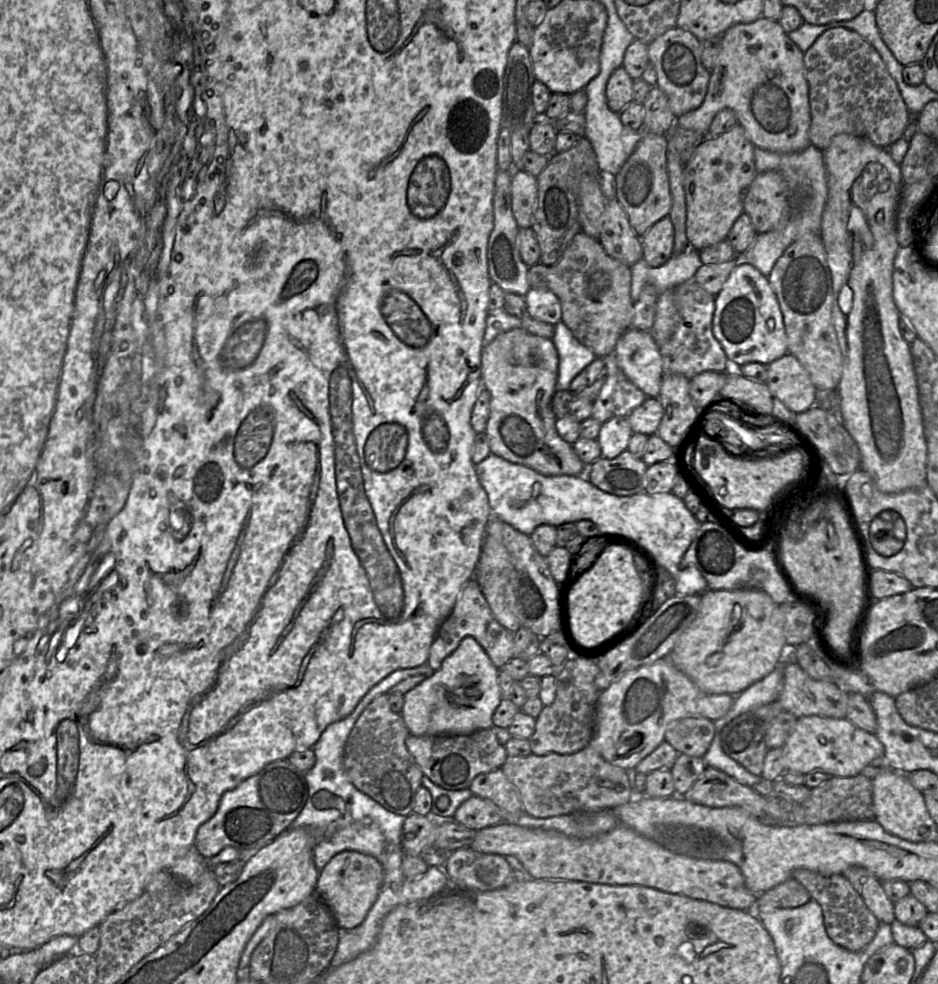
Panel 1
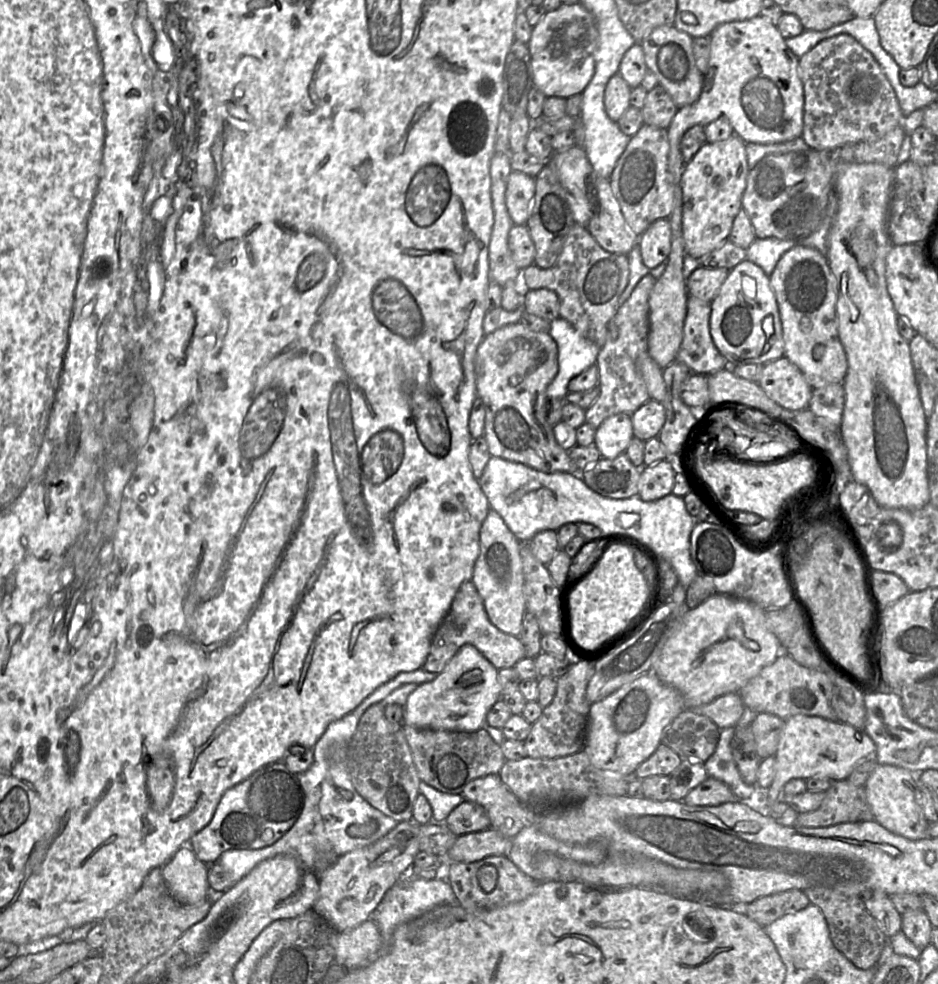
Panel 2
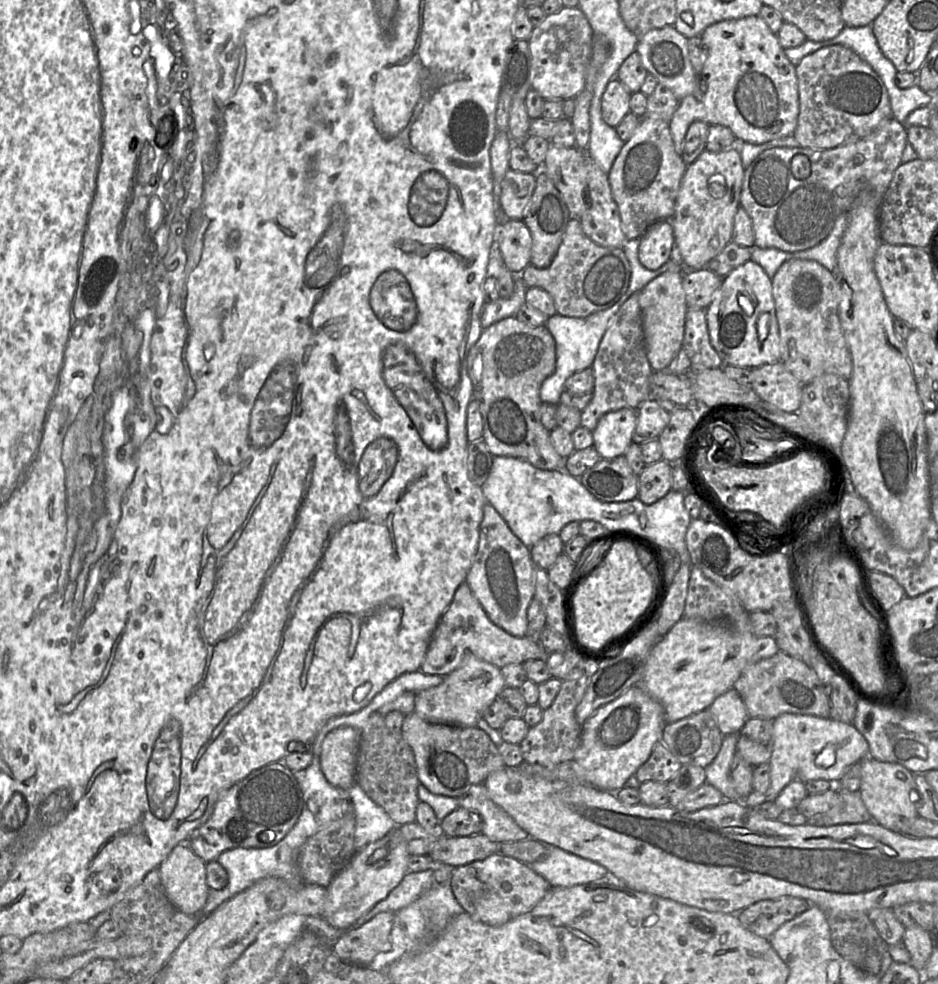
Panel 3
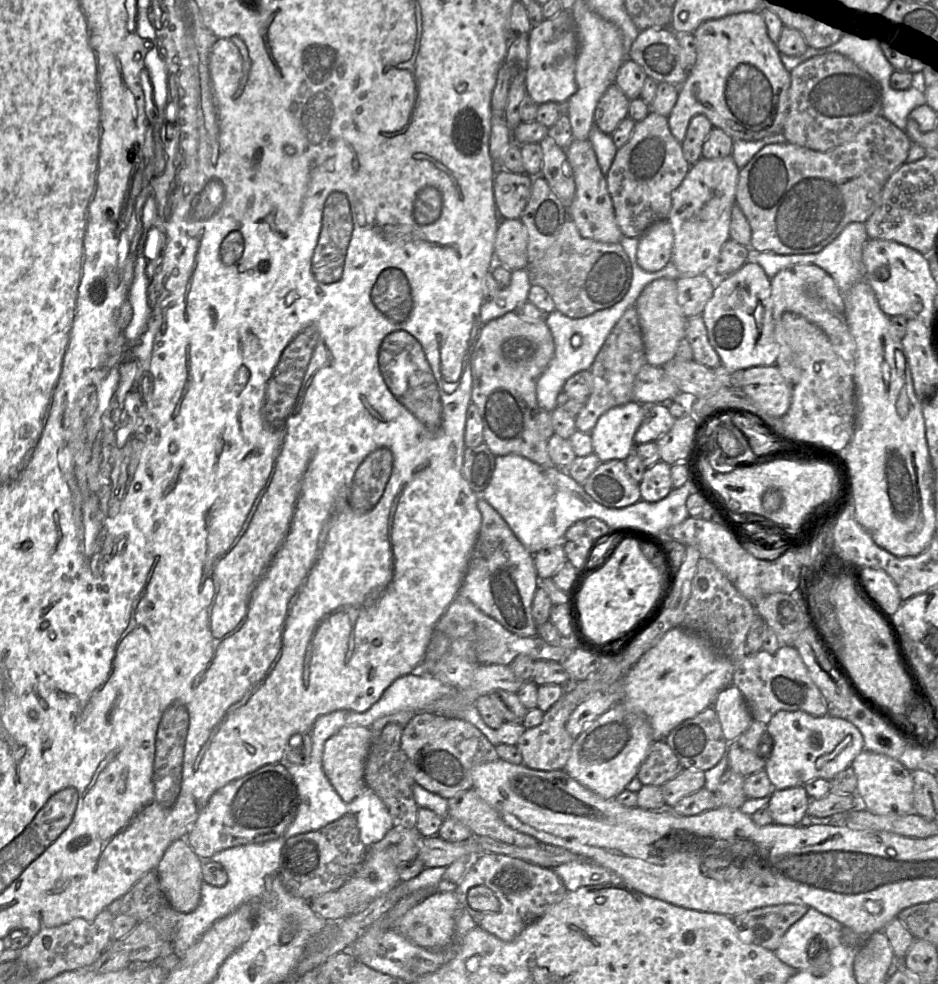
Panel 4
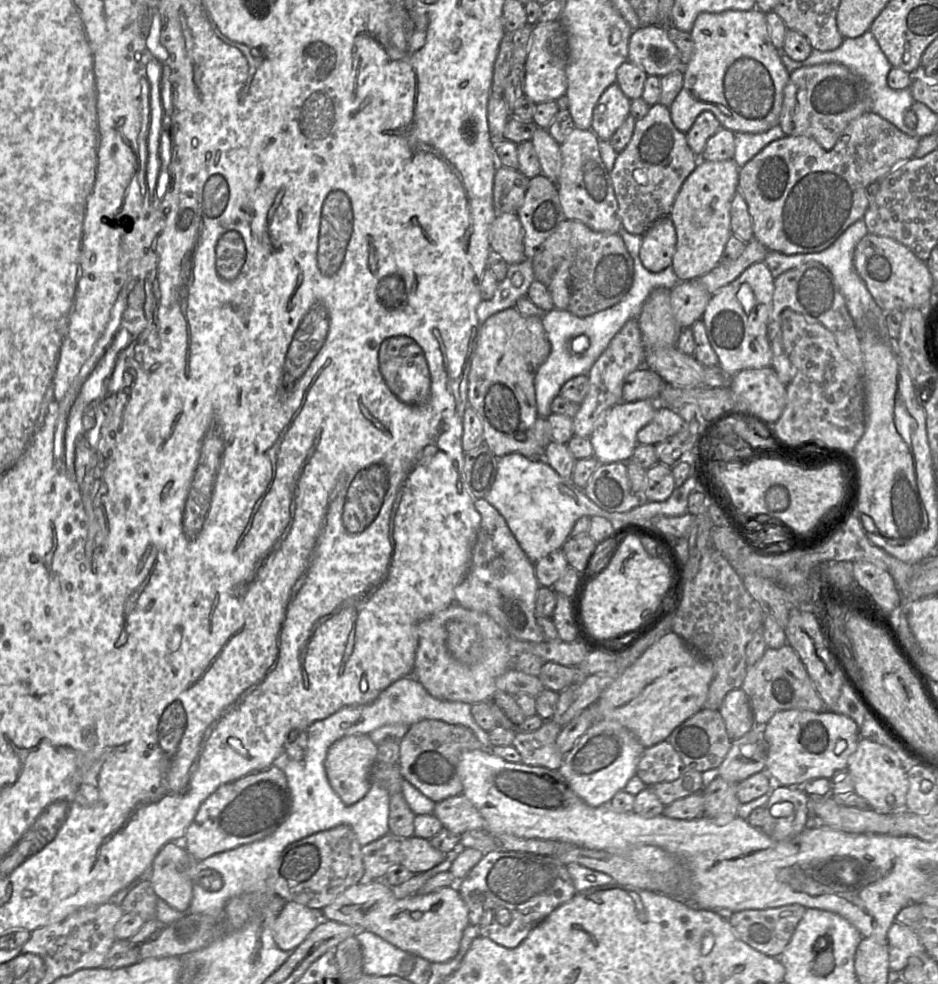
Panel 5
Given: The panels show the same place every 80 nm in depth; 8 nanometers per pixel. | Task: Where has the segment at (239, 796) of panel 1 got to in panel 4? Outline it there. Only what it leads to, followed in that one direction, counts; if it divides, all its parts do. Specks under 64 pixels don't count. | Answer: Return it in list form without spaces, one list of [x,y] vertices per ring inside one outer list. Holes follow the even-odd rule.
[[[271,763],[217,790],[192,826],[188,844],[201,860],[238,845],[263,843],[280,837],[299,807],[296,783],[284,763]]]

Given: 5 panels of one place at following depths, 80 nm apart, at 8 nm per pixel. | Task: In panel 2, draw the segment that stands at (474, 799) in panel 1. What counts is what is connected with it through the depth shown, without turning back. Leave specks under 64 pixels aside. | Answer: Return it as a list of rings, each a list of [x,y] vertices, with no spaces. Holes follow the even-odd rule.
[[[464,801],[450,812],[445,825],[456,835],[480,832],[491,827],[485,808],[477,803]]]

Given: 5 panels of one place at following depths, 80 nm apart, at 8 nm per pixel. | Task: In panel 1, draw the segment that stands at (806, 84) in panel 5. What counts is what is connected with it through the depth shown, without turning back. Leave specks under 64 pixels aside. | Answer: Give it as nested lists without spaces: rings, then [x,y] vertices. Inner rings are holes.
[[[843,27],[825,31],[804,53],[804,65],[809,86],[811,145],[823,151],[834,136],[846,133],[865,137],[877,146],[888,148],[902,137],[909,123],[908,108],[879,53],[857,32]]]

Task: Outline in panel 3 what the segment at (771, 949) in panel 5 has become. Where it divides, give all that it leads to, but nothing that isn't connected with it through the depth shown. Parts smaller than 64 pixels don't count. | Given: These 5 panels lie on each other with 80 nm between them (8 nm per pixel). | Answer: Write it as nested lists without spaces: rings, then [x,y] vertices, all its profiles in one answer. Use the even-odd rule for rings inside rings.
[[[782,896],[758,901],[736,915],[744,928],[768,940],[780,926],[805,912],[810,905],[803,898]]]

